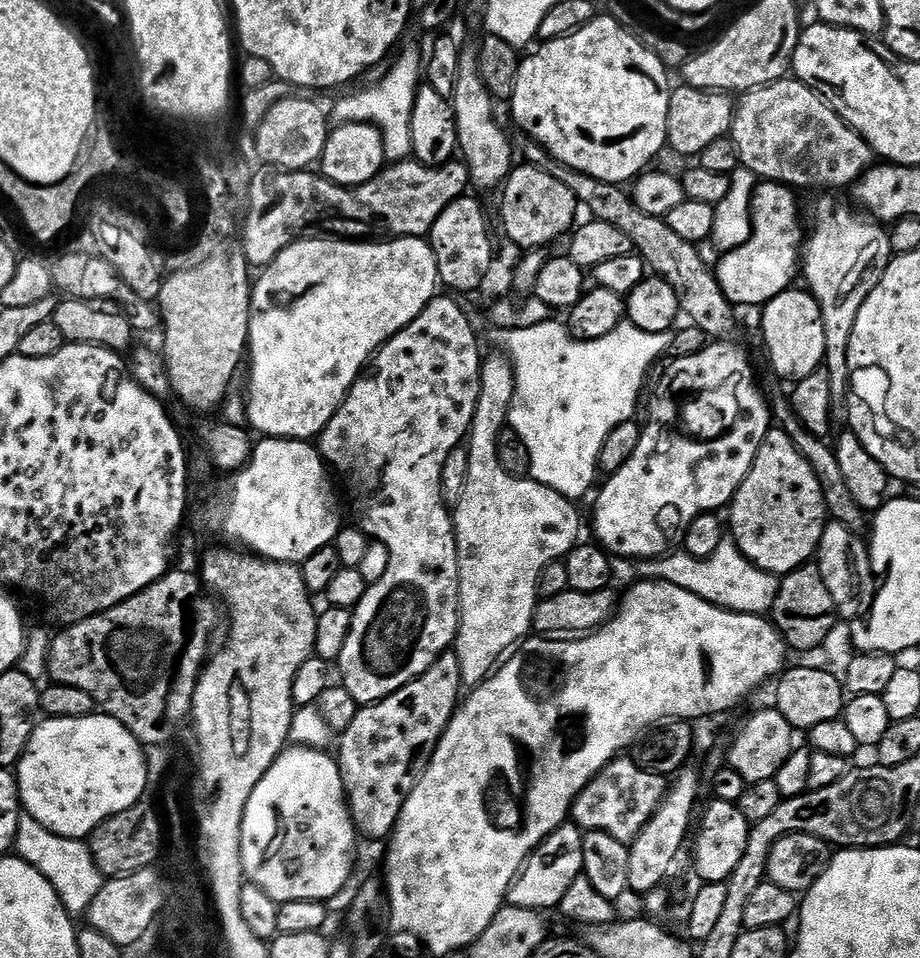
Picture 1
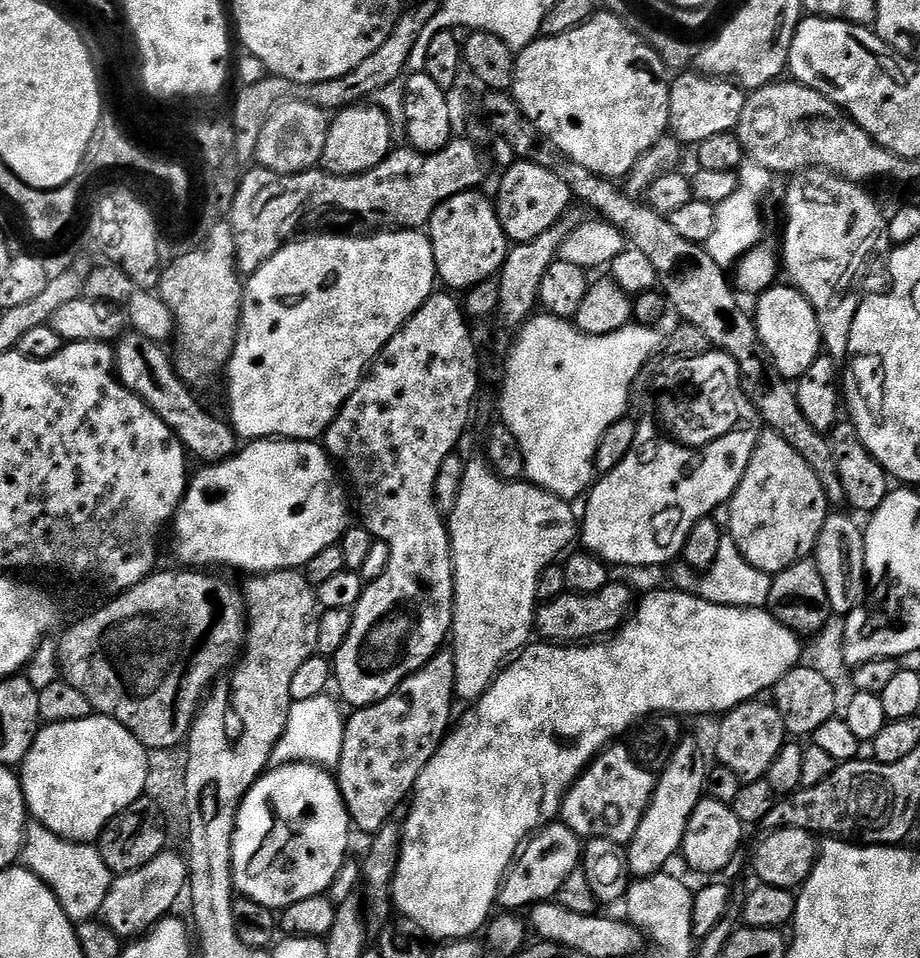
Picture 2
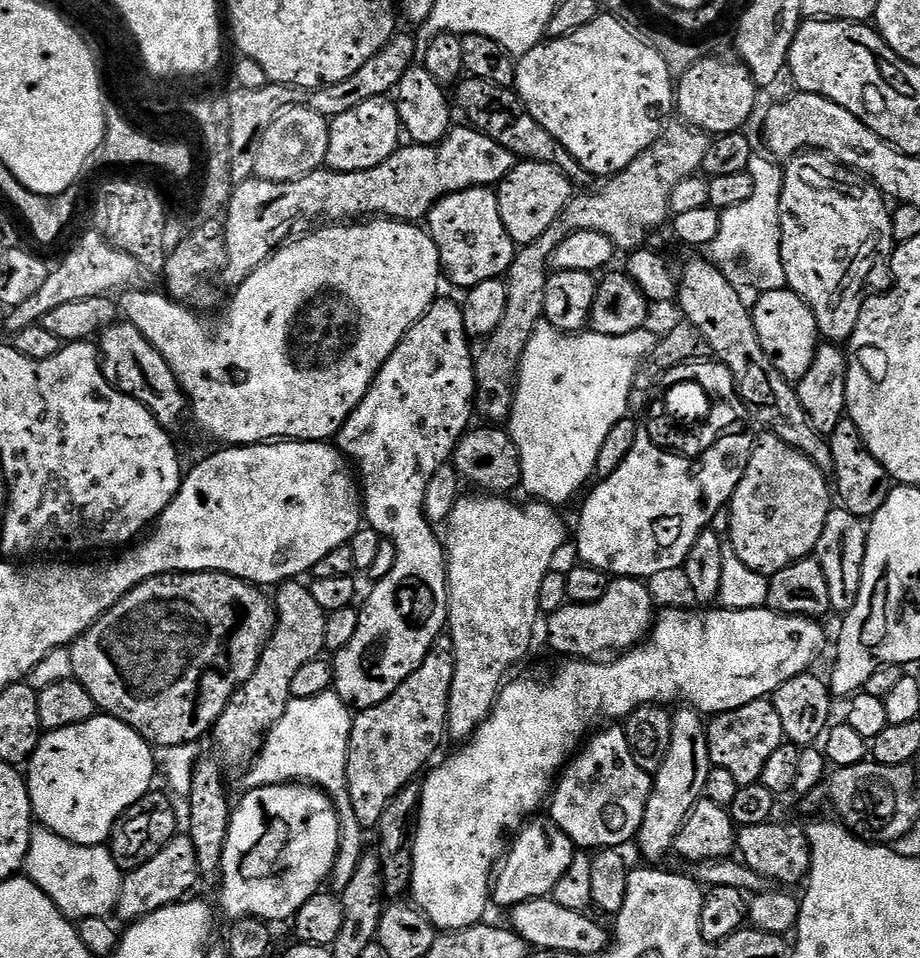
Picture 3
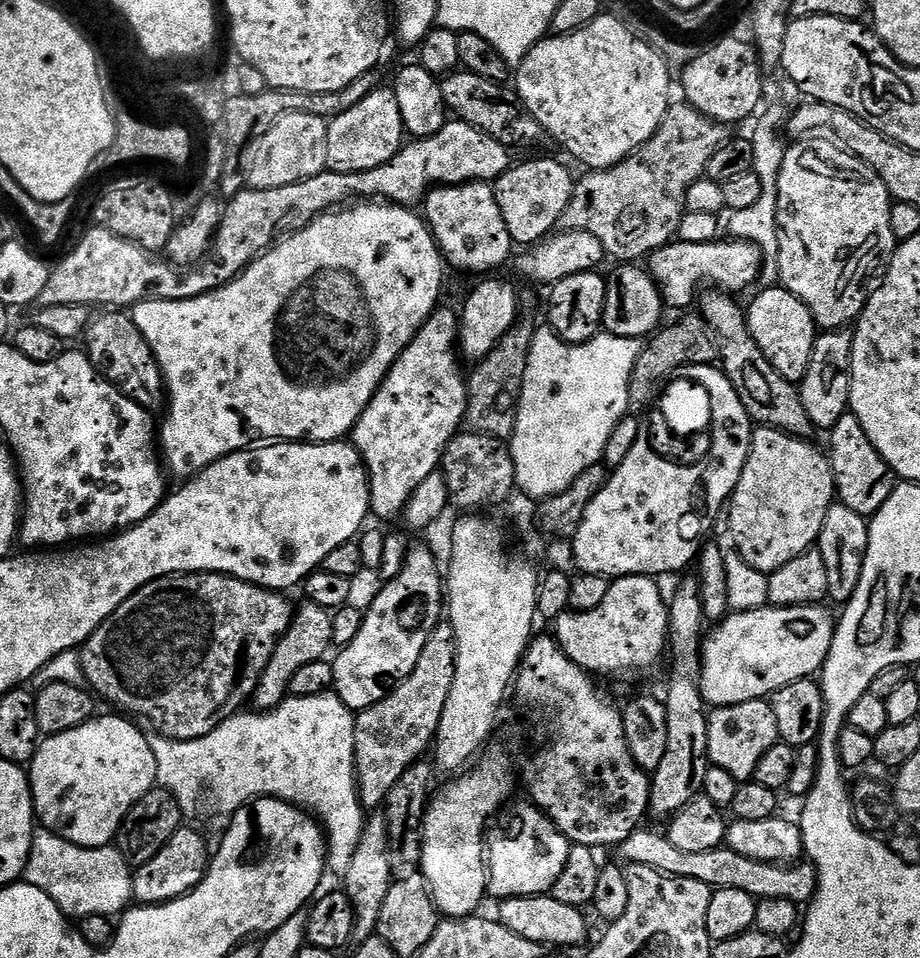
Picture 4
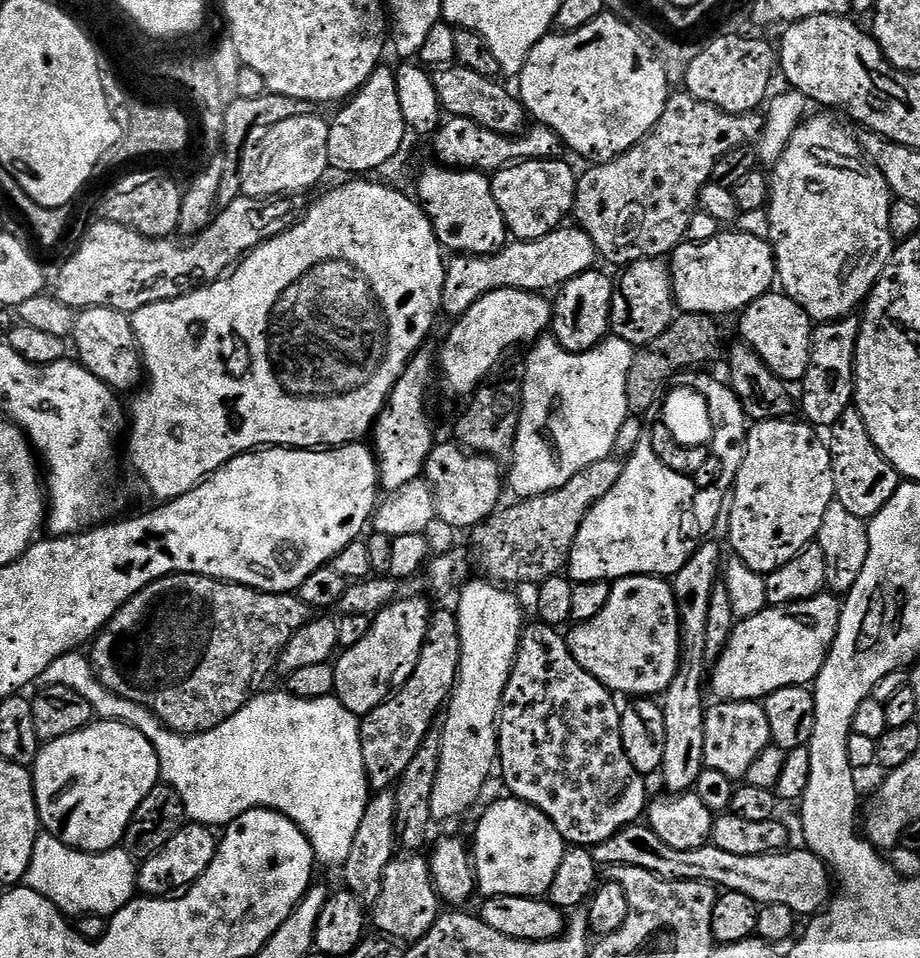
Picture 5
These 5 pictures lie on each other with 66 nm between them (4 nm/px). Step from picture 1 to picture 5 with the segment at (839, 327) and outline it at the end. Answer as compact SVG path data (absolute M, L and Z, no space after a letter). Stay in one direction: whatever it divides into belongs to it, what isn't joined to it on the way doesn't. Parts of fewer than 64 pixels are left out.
M809 115L794 130L793 137L790 138L789 145L785 148L785 153L781 155L780 160L771 169L770 191L766 205L769 218L768 240L772 245L772 252L776 256L776 274L779 287L784 295L789 296L794 302L798 302L798 306L802 306L802 310L806 310L806 314L814 322L840 320L844 316L853 315L867 301L869 294L872 293L872 287L878 282L882 270L888 264L894 251L894 241L890 234L890 206L894 197L888 188L886 178L866 159L854 132L852 136L851 130L836 117L839 115L824 115L828 116Z

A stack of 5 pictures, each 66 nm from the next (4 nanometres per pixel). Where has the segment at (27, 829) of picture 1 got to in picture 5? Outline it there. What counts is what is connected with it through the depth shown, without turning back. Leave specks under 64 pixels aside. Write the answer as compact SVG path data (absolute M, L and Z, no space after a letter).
M41 834L34 842L34 854L30 854L30 866L23 883L30 890L42 894L42 898L50 901L65 917L98 914L110 918L137 895L137 871L137 861L123 846L105 852L80 852L68 847L57 836Z

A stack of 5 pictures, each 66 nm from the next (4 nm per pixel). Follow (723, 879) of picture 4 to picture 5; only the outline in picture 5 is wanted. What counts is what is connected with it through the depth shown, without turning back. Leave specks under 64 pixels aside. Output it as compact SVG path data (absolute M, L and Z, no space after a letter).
M637 822L595 845L591 854L600 866L638 866L666 880L697 880L726 892L746 894L746 898L758 906L790 906L797 917L811 918L829 903L834 892L834 877L822 858L809 852L807 847L799 847L770 854L754 854L750 858L711 846L698 850L674 850L674 846L666 846L666 842L662 842L662 838L658 838L647 823Z

